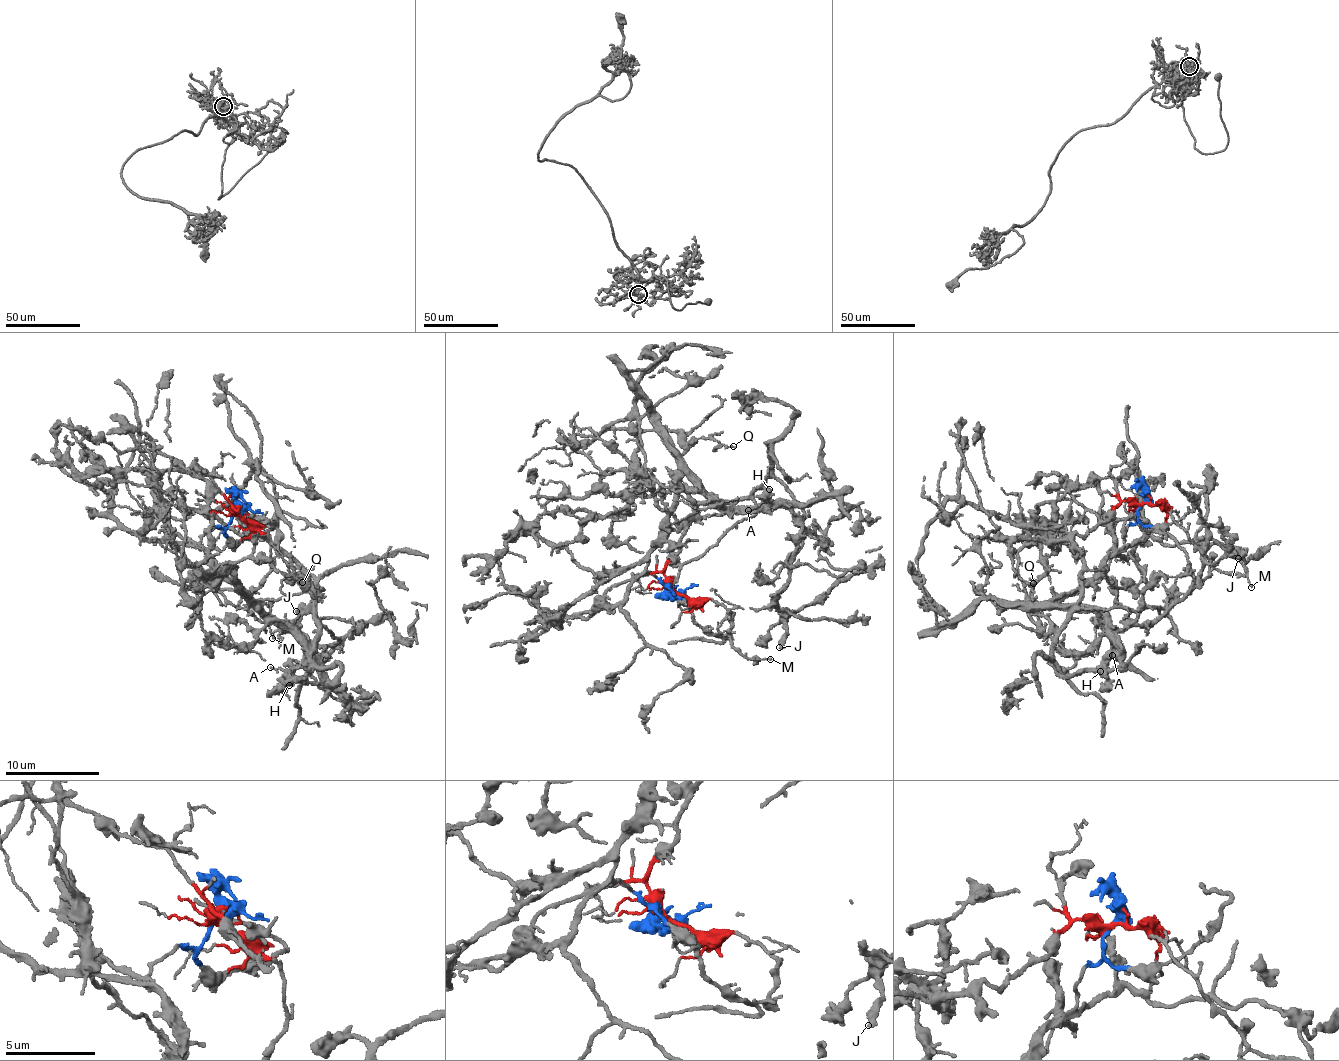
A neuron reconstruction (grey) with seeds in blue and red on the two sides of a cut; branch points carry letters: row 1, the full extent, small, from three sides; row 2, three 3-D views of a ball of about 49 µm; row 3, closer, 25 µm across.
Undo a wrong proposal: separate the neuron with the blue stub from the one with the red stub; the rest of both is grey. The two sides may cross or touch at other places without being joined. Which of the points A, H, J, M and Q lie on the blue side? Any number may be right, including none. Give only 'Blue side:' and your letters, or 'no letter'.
Blue side: A, H, J

